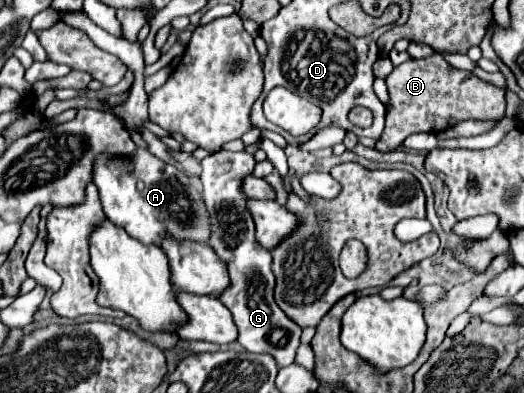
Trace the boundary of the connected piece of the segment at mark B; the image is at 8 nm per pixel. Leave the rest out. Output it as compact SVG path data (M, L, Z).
M438 53L428 59L410 59L392 69L386 77L388 83L388 107L386 129L382 141L376 141L376 149L390 151L402 141L420 131L446 131L464 119L502 119L506 111L506 91L488 81L478 79L470 71L450 67Z

